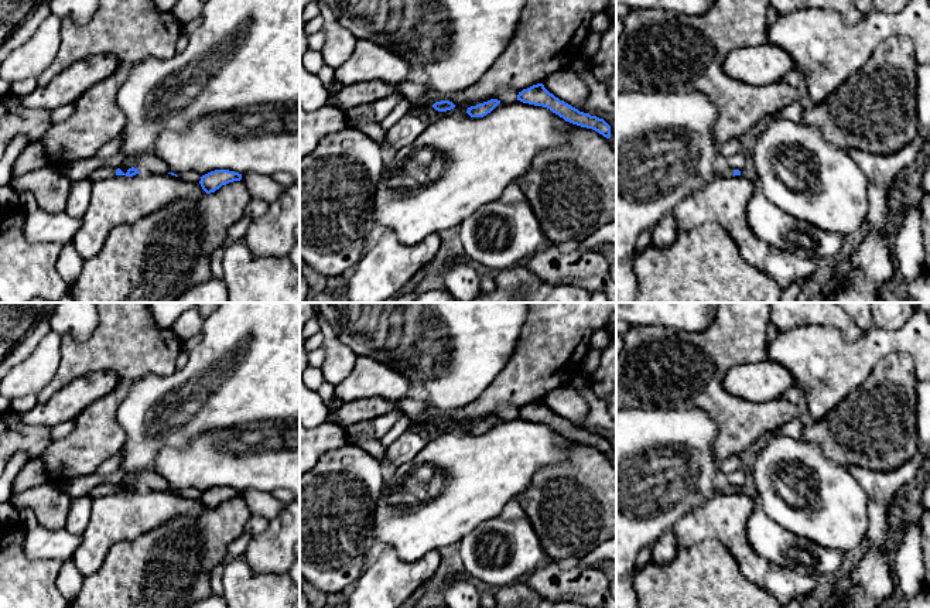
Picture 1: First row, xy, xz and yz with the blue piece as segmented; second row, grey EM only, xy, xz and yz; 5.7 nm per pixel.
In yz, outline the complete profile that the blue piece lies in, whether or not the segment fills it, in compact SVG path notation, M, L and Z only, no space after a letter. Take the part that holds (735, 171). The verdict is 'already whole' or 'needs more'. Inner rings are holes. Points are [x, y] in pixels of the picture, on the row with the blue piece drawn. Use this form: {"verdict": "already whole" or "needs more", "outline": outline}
{"verdict": "needs more", "outline": "M719 158L718 163L717 163L715 175L719 177L719 178L728 178L728 177L741 175L741 171L739 170L732 170L726 164L725 158Z"}

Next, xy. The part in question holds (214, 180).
{"verdict": "already whole", "outline": "M215 170L201 177L201 187L206 194L215 192L222 185L240 181L242 174L229 170Z"}

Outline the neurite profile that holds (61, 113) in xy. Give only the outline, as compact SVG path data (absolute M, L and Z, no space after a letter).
M68 103L68 105L49 110L51 124L58 124L65 122L73 113L73 110L75 110L73 103Z

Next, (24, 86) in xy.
M31 76L31 78L13 82L10 85L10 92L21 98L21 96L30 95L38 86L40 86L38 78Z

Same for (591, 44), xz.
M591 31L581 45L581 54L579 55L591 59L599 48L601 38L602 38L601 33Z

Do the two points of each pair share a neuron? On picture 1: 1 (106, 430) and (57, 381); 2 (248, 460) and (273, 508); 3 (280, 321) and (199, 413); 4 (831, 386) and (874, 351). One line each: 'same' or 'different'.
1: same
2: different
3: same
4: same

